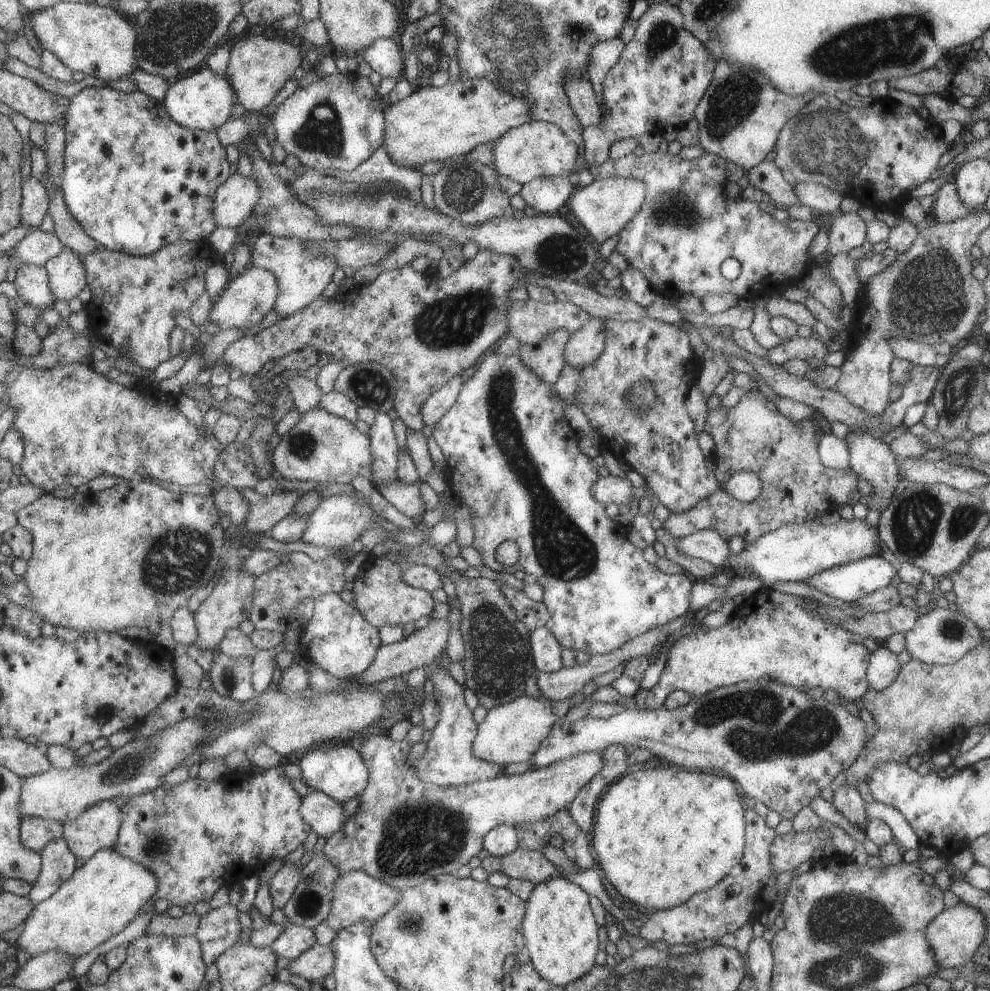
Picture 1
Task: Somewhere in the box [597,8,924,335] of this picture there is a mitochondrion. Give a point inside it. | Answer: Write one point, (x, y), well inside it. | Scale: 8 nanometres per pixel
(829, 143)

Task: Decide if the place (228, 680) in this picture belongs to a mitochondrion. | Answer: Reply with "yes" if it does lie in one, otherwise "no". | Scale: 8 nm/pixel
yes

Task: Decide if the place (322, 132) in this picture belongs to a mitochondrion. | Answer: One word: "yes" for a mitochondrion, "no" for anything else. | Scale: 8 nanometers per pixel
yes

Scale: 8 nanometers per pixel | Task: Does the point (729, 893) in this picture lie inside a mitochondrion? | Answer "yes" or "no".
no

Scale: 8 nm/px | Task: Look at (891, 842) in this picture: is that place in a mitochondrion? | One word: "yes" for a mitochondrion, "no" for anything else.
no

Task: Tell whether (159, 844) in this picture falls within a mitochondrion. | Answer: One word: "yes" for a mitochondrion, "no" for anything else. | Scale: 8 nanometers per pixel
yes

